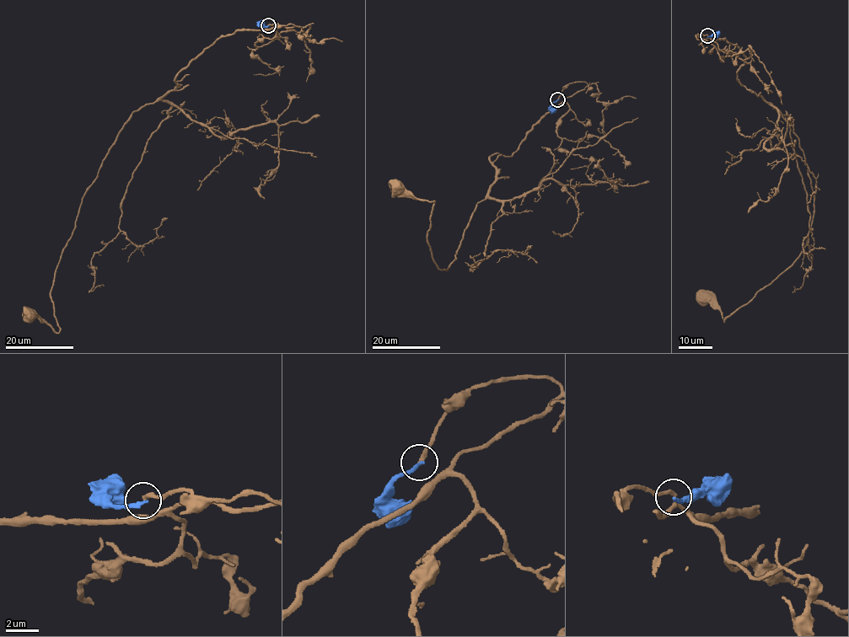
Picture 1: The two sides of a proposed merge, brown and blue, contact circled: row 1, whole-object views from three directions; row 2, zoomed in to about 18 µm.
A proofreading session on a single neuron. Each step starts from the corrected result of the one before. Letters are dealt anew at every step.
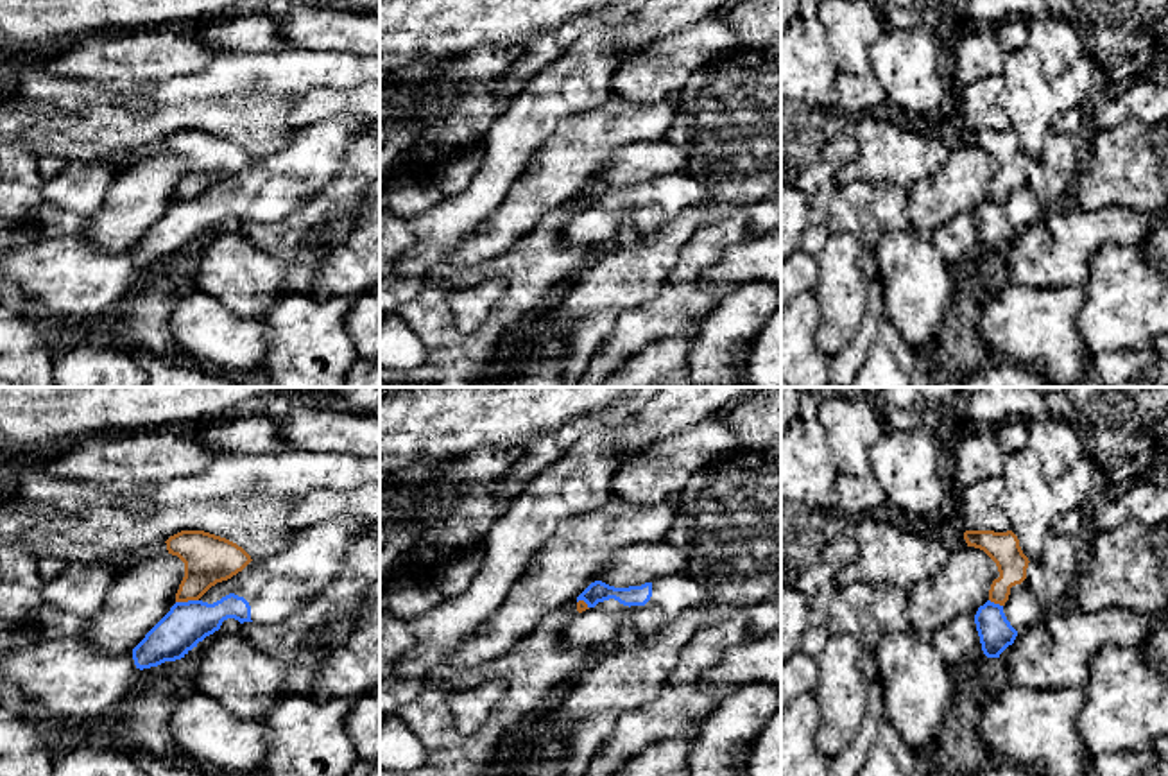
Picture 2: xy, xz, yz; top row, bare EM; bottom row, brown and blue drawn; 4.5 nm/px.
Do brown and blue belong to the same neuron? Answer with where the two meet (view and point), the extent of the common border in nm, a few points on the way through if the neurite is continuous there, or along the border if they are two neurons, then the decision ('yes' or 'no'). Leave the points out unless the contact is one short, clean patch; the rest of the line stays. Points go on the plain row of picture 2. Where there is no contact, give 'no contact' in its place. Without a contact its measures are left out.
xy (187, 199) | 110 nm | along xy (197, 198), (176, 201) | no

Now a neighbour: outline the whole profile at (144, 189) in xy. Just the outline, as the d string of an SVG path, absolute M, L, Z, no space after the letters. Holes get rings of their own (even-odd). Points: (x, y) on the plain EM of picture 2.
M172 152L120 161L82 237L104 253L131 251L176 203L183 176L185 161Z

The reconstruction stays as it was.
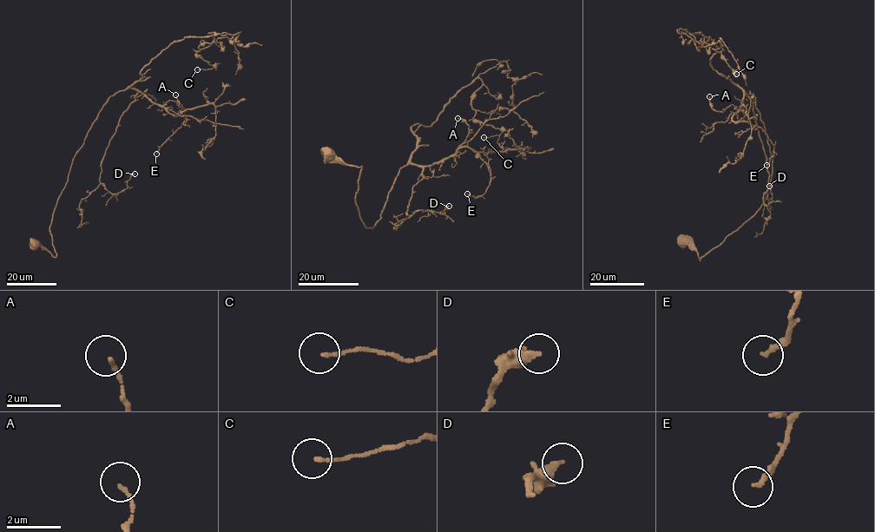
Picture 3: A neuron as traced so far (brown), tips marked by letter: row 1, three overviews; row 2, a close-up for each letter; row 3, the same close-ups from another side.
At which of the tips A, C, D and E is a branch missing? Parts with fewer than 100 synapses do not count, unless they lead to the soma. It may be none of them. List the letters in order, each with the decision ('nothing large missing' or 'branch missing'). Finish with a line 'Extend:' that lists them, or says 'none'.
A: nothing large missing
C: nothing large missing
D: nothing large missing
E: nothing large missing
Extend: none

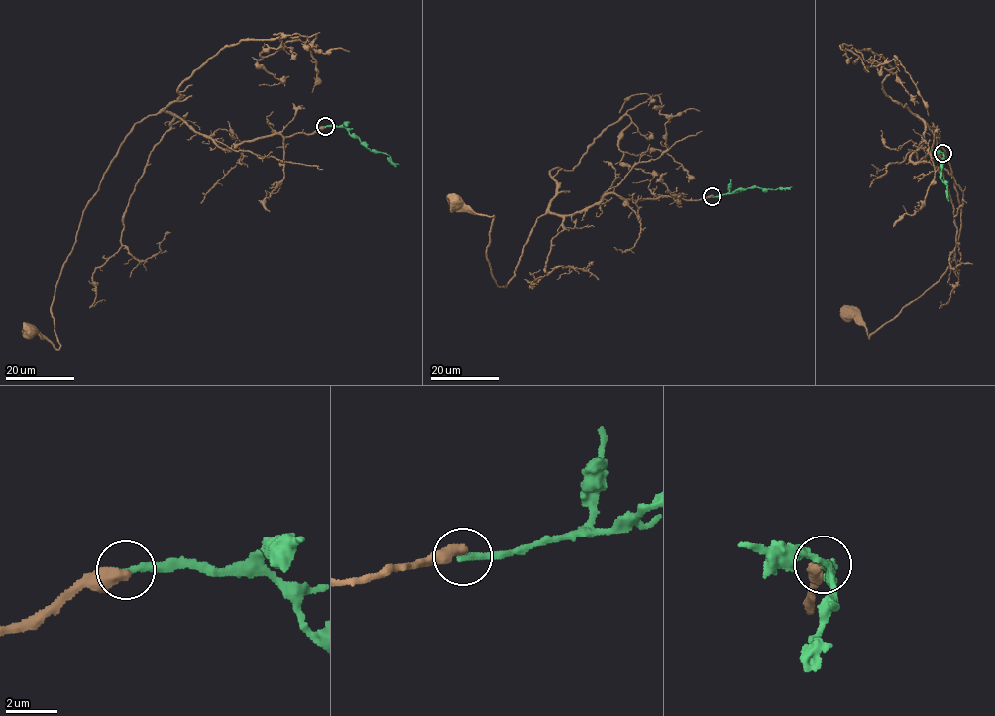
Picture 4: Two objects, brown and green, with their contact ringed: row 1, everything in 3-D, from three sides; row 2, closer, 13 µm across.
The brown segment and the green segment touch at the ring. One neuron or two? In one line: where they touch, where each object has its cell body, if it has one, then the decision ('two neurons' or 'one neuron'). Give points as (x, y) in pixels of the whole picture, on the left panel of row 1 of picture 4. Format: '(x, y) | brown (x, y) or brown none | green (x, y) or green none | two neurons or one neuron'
(325, 126) | brown (30, 330) | green none | two neurons

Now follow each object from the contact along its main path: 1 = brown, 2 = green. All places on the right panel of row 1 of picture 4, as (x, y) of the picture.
1: (941, 153), (911, 160), (918, 117), (954, 178), (953, 259), (869, 338), (849, 313)
2: (942, 153), (941, 179), (947, 185), (947, 198)

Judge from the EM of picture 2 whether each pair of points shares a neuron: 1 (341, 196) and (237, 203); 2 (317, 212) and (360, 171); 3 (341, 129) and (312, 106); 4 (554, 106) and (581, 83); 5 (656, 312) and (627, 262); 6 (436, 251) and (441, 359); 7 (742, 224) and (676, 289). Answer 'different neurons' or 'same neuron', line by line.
1: different neurons
2: same neuron
3: different neurons
4: same neuron
5: different neurons
6: different neurons
7: same neuron

